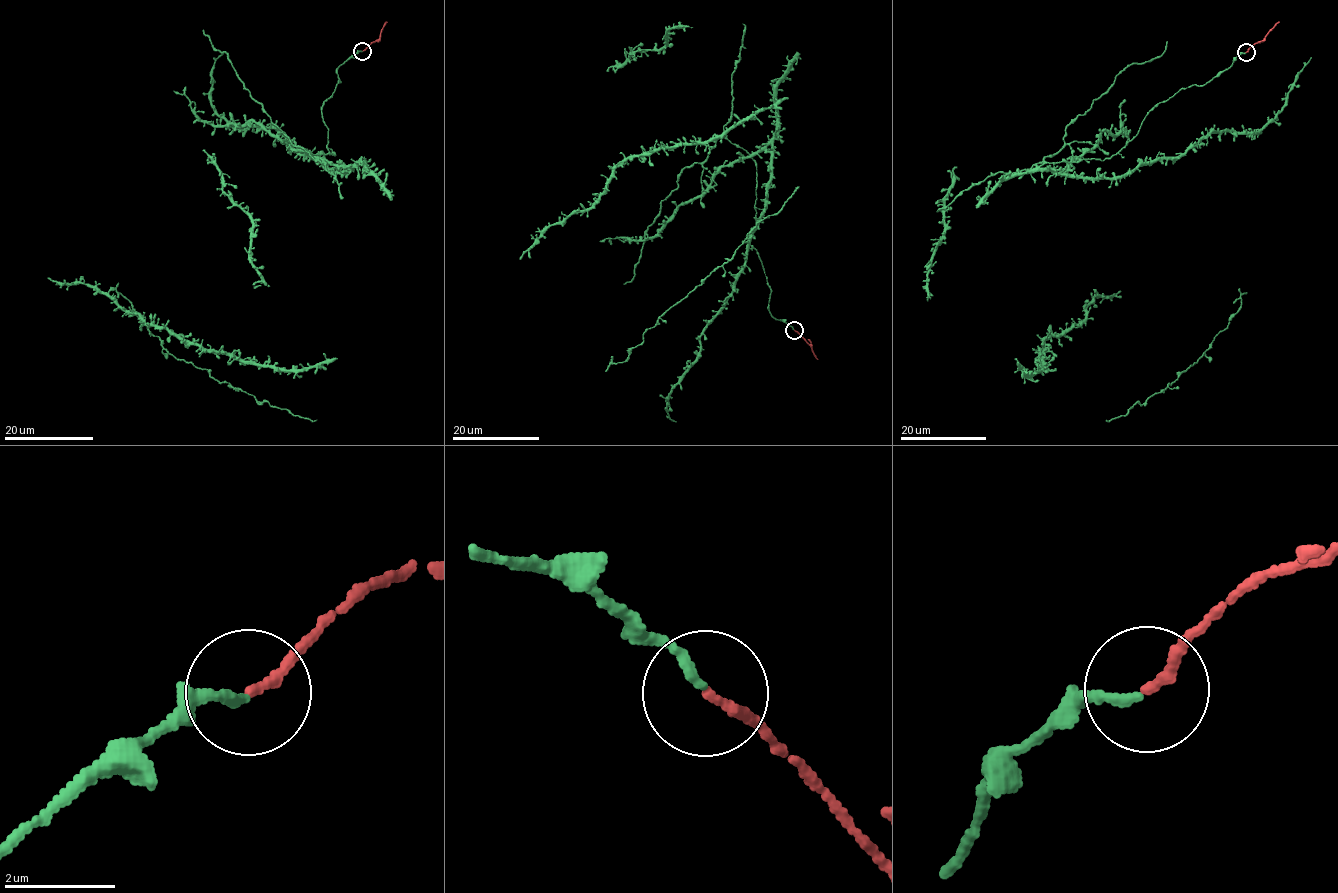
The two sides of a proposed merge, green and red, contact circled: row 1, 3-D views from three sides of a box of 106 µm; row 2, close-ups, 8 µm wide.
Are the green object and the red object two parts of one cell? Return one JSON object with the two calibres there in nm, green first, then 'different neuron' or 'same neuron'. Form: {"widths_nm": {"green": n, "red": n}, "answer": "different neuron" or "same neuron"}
{"widths_nm": {"green": 160, "red": 160}, "answer": "same neuron"}

